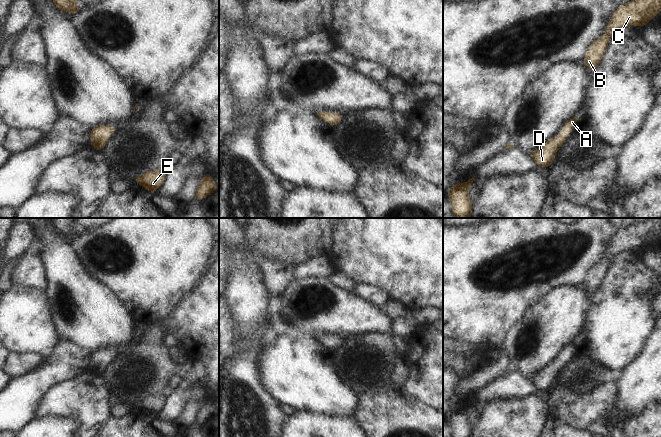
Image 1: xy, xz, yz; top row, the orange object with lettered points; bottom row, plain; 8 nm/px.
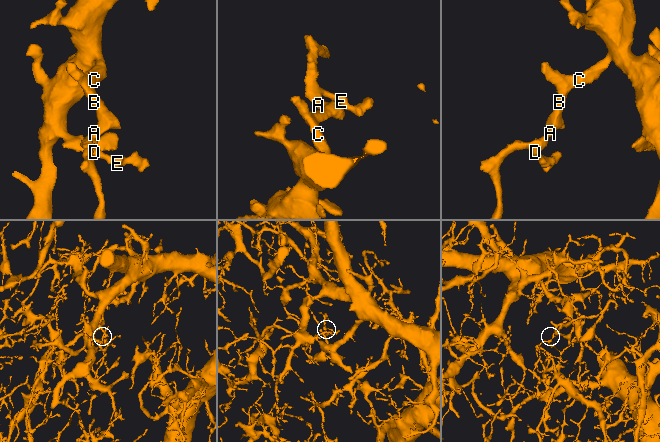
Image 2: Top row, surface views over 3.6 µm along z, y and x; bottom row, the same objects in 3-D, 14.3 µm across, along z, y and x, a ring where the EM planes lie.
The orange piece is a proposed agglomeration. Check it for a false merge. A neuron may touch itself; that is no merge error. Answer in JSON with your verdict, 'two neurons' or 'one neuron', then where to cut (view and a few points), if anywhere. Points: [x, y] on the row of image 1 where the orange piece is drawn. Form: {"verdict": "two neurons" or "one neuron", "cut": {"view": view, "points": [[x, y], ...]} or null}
{"verdict": "one neuron", "cut": null}

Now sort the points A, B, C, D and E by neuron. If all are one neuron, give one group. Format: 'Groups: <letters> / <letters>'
Groups: A B C D E

